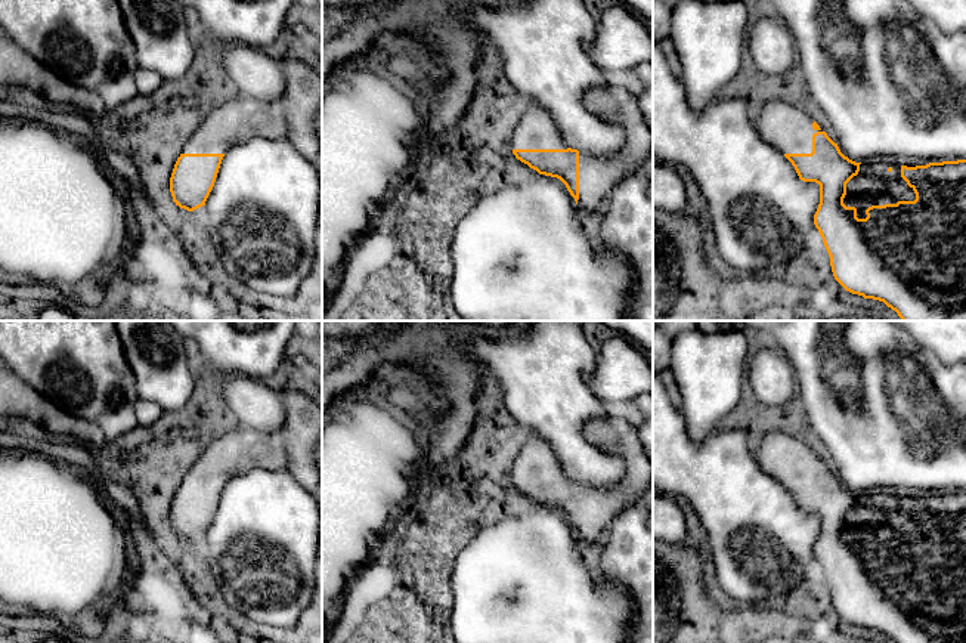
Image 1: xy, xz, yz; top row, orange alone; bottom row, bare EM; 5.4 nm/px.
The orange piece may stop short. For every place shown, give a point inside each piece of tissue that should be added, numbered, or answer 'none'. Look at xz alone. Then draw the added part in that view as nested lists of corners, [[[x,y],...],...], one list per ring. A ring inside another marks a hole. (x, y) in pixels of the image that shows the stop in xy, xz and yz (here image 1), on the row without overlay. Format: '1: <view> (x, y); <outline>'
1: xz (536, 461); [[[532,436],[518,452],[513,470],[513,480],[567,480],[554,449],[542,438]]]

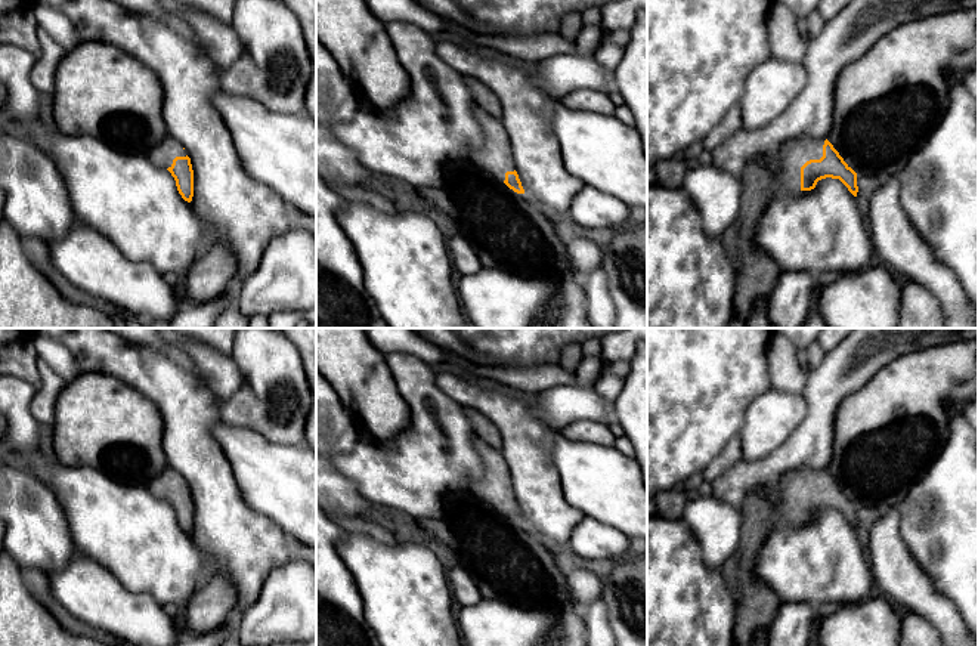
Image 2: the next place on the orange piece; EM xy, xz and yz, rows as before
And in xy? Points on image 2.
1: xy (163, 485); [[[167,467],[160,476],[157,476],[155,479],[152,479],[148,483],[148,489],[164,498],[168,500],[173,495],[173,491],[176,488],[186,488],[186,482],[183,480],[183,477],[171,467]]]

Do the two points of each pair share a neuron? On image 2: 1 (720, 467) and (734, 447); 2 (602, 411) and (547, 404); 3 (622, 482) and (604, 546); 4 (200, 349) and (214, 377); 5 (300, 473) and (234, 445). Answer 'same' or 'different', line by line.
1: same
2: same
3: different
4: same
5: same

